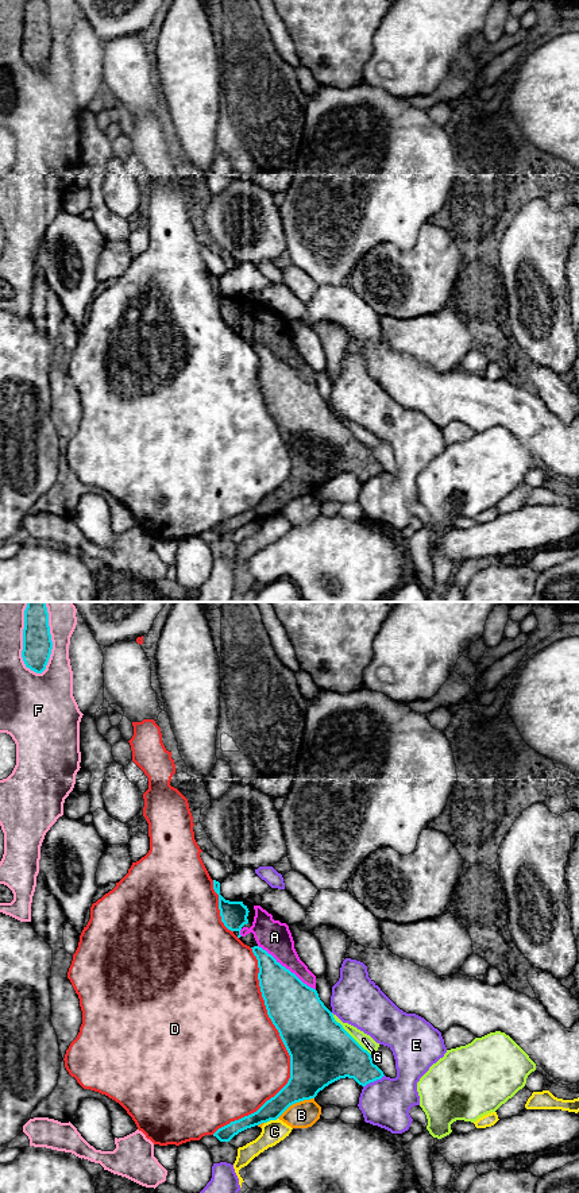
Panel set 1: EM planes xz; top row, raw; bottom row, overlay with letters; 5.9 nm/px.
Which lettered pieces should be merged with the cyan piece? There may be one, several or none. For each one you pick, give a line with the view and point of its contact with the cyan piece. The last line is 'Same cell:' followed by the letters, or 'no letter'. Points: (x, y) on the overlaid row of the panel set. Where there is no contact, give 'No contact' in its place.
A: Touches cyan at xz (285, 968)
Same cell: A

